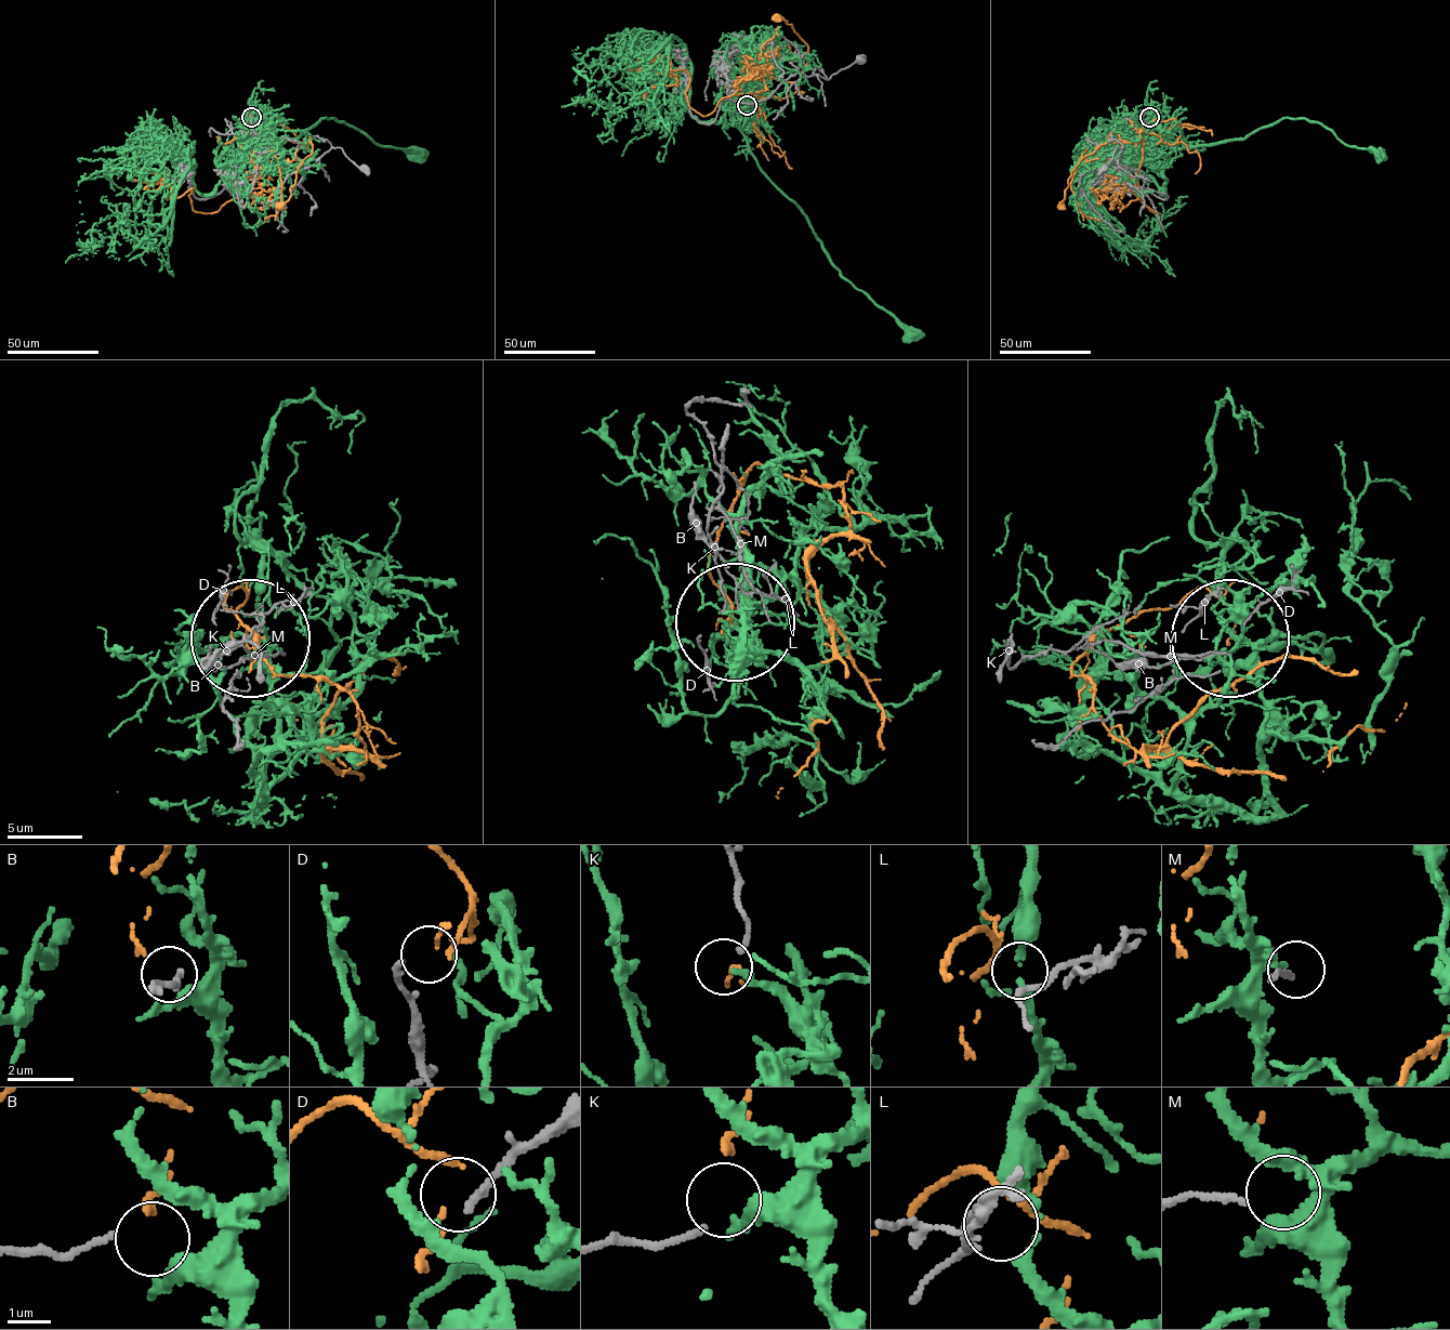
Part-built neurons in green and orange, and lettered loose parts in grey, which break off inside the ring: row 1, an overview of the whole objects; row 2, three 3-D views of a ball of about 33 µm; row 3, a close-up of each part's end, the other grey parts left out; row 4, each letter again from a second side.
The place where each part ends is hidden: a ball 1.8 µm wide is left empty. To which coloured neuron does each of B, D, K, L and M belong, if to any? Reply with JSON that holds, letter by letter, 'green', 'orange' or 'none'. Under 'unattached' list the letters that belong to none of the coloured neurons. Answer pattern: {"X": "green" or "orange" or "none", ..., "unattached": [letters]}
{"B": "none", "D": "orange", "K": "none", "L": "green", "M": "none", "unattached": ["B", "K", "M"]}

